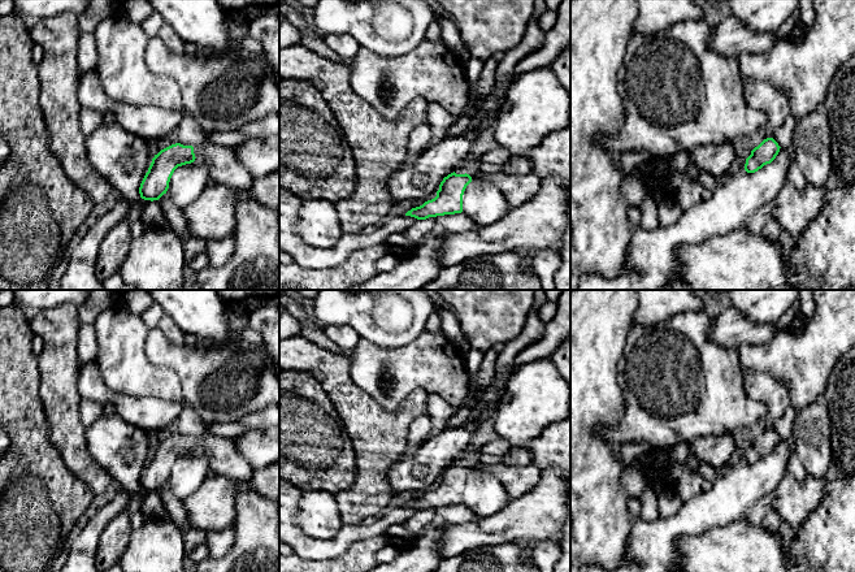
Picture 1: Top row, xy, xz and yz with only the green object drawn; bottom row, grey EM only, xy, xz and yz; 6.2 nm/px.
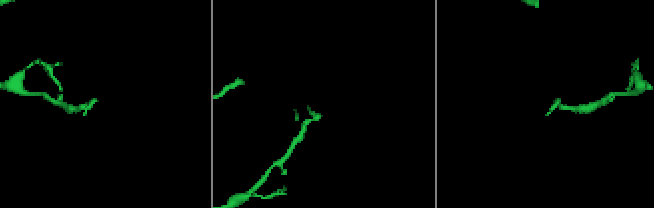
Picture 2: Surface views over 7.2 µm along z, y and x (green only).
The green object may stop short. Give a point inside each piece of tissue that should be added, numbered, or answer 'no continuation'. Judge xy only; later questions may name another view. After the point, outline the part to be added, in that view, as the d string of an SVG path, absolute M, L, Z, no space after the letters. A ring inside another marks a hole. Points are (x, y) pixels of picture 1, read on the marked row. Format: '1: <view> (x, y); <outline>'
1: xy (255, 264); M208 143L194 147L195 161L203 165L209 177L218 185L234 188L235 209L235 250L231 259L222 266L208 265L196 280L201 290L279 290L279 213L264 207L249 195L253 178L238 160L235 148Z

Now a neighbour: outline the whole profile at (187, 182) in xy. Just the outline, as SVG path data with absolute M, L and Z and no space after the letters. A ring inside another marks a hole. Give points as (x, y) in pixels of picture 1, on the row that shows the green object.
M186 164L178 166L169 182L166 191L173 205L179 209L194 203L208 186L209 173L203 165Z

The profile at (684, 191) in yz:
M663 155L657 157L657 165L652 173L644 179L644 183L659 181L668 200L672 200L682 212L707 200L712 191L695 181L693 177L683 177L681 172L668 165L668 157Z

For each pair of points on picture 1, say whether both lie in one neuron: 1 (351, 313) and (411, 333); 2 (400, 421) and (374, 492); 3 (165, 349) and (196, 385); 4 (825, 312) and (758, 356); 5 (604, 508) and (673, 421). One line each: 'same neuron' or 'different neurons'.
1: same neuron
2: same neuron
3: same neuron
4: same neuron
5: different neurons

